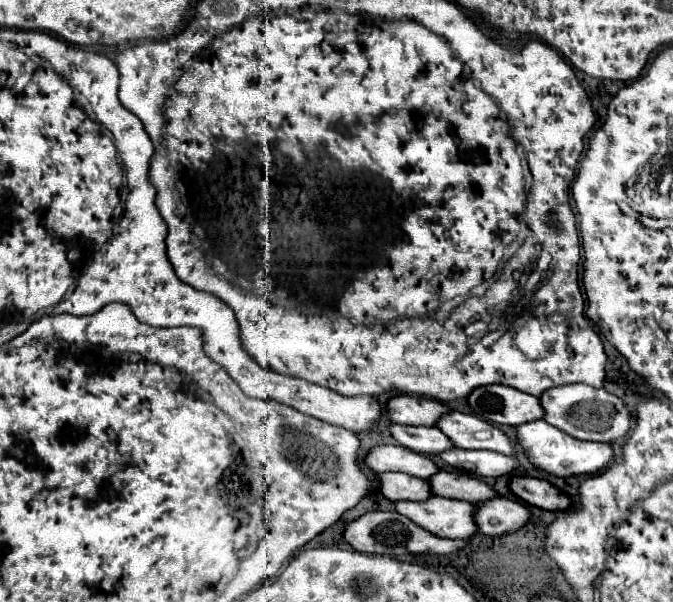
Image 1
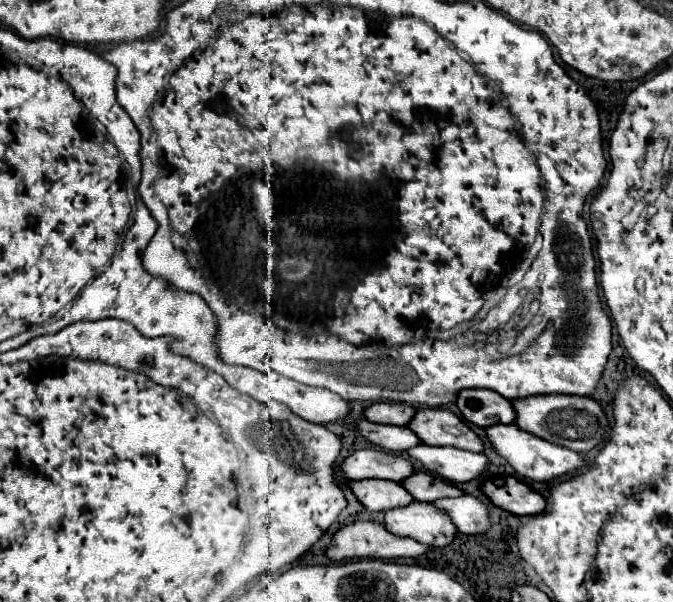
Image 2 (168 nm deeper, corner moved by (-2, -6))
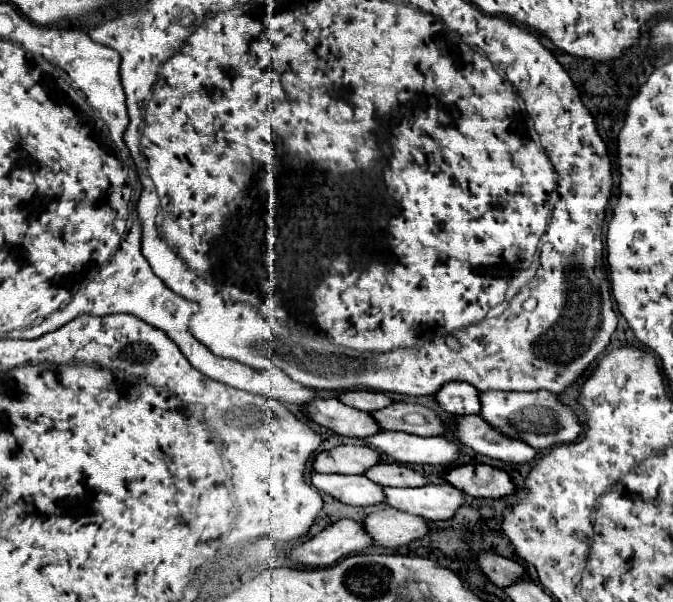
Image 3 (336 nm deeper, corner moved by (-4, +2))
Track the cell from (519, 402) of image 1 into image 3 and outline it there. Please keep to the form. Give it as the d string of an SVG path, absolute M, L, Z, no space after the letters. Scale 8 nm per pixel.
M449 382L441 392L435 396L443 410L463 416L463 414L479 414L481 412L481 400L477 388L465 382Z

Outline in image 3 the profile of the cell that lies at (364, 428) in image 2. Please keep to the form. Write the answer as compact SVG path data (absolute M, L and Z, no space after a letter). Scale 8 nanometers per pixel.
M339 398L313 400L313 404L307 406L307 416L313 422L331 428L337 434L351 436L351 438L367 438L383 430L371 414L351 408L347 404L341 404Z

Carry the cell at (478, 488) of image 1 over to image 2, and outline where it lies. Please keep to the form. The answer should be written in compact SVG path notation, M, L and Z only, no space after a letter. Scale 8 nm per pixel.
M415 472L415 474L407 476L407 480L401 480L399 484L407 492L411 492L413 500L419 500L419 502L433 502L439 498L463 494L459 488L445 482L443 478L435 478L433 474L425 474L425 472Z

